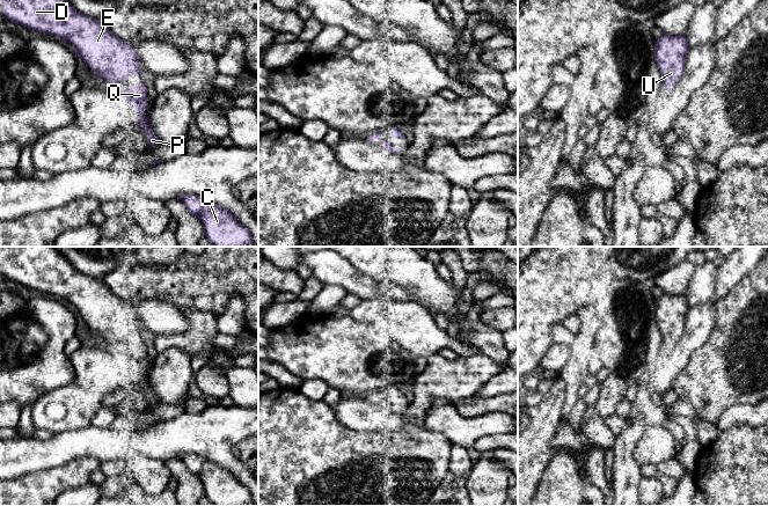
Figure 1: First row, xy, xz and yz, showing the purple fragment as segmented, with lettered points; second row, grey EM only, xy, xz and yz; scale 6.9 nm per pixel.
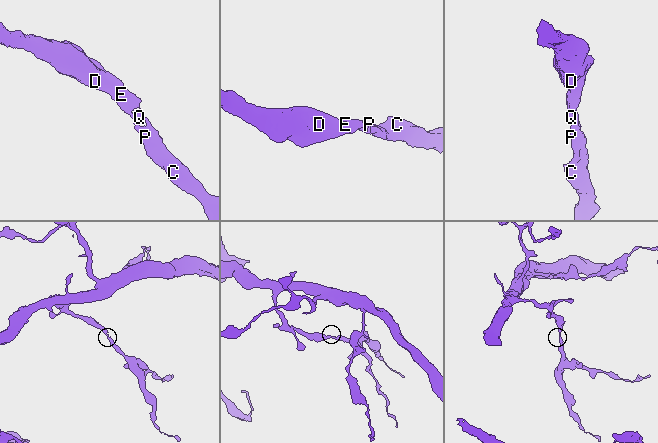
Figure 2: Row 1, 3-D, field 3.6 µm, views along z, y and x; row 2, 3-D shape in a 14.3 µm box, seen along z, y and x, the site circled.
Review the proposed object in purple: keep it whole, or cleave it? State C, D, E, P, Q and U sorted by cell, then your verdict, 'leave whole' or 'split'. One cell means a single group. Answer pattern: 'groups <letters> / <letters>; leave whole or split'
groups C D E P Q U; leave whole

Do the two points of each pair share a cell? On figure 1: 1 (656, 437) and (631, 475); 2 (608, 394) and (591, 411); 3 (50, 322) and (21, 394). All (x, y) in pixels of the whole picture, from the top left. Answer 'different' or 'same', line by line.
1: different
2: same
3: same

